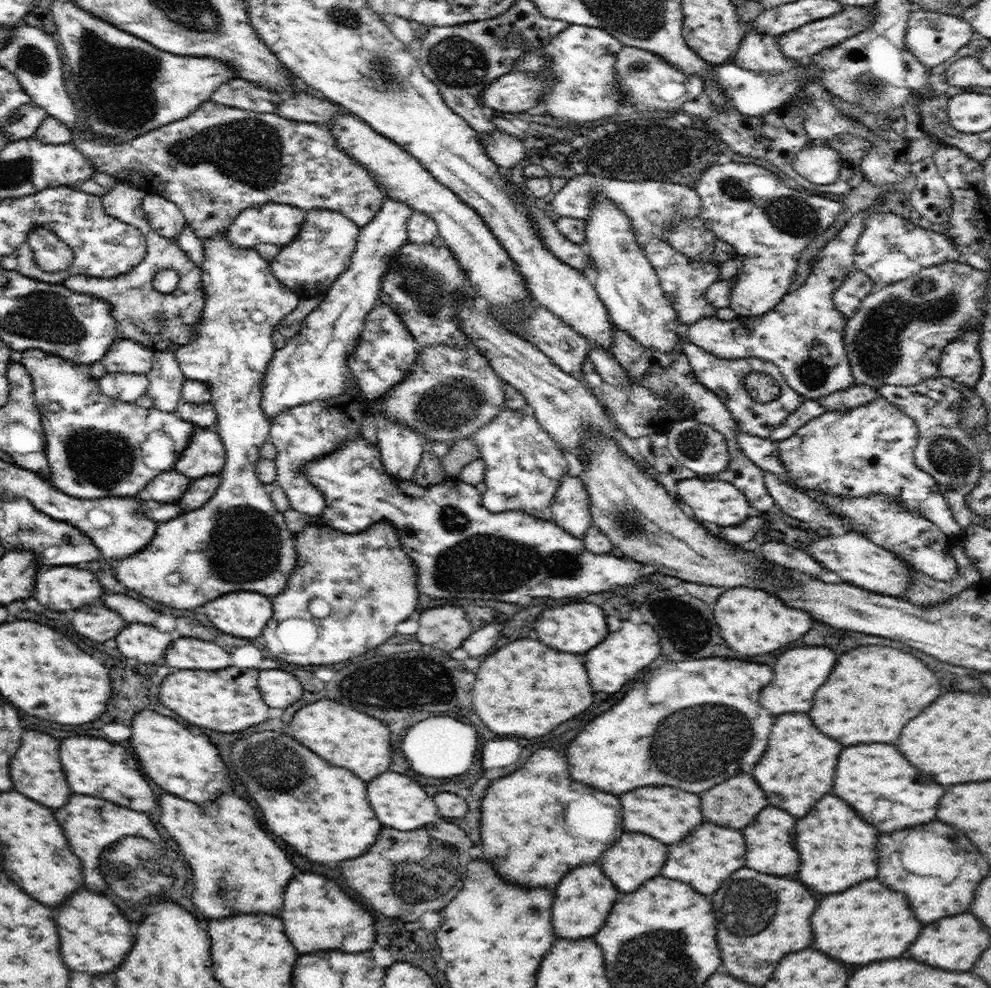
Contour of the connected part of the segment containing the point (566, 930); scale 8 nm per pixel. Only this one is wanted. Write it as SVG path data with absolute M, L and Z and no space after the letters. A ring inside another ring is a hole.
M598 864L574 868L564 876L564 880L556 888L556 900L552 906L552 924L560 938L584 938L594 936L604 926L610 908L618 900L618 890L612 880L604 876ZM584 892L584 894L582 894Z

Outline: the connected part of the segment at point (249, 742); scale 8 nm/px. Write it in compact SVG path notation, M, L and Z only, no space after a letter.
M274 730L244 736L232 746L230 760L232 772L240 778L250 796L260 806L268 830L274 832L278 838L286 840L302 856L324 864L342 862L358 858L376 842L382 824L376 820L376 814L366 798L366 782L346 768L328 764L324 758L316 756L306 746L300 746L292 736Z

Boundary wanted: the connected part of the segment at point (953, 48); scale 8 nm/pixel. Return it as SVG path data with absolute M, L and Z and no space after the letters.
M915 7L909 16L909 25L905 34L906 46L925 67L934 68L954 57L966 46L975 32L959 16L938 11L925 11Z

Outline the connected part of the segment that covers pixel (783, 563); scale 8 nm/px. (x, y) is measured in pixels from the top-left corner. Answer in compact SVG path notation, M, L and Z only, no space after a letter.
M778 542L764 543L761 552L766 556L768 562L776 562L780 568L794 570L798 576L802 576L802 574L818 576L818 574L826 572L824 566L816 564L816 560L808 552L790 548L788 544L778 544Z

